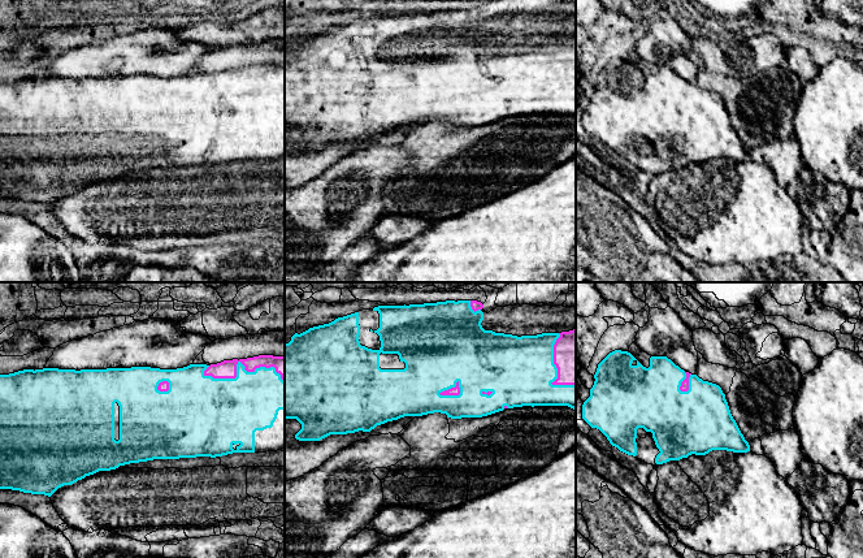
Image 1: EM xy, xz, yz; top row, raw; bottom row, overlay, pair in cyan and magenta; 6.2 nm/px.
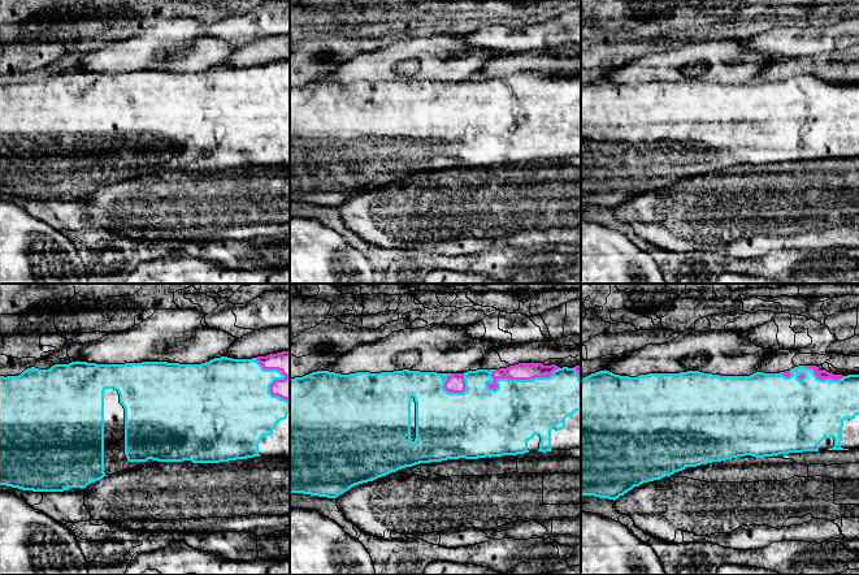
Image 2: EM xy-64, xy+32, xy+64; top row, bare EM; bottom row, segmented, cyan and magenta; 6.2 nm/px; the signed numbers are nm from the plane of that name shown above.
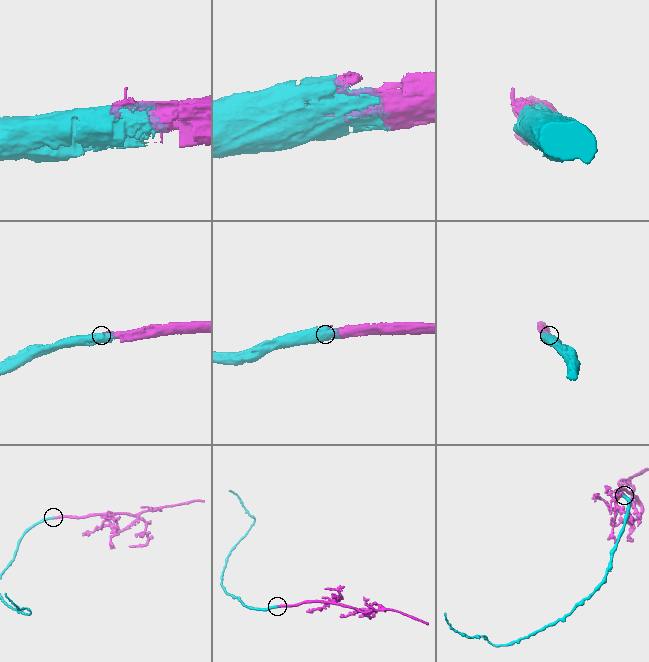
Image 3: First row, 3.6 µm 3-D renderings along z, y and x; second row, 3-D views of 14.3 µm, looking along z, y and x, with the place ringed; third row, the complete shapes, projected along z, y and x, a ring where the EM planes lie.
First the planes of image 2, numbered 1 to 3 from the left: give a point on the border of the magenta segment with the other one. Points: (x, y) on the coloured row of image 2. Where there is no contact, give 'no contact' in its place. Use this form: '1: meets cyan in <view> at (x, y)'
1: meets cyan in xy-64 at (281, 379)
2: meets cyan in xy+32 at (523, 380)
3: meets cyan in xy+64 at (823, 380)

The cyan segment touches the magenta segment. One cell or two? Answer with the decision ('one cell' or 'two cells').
one cell

